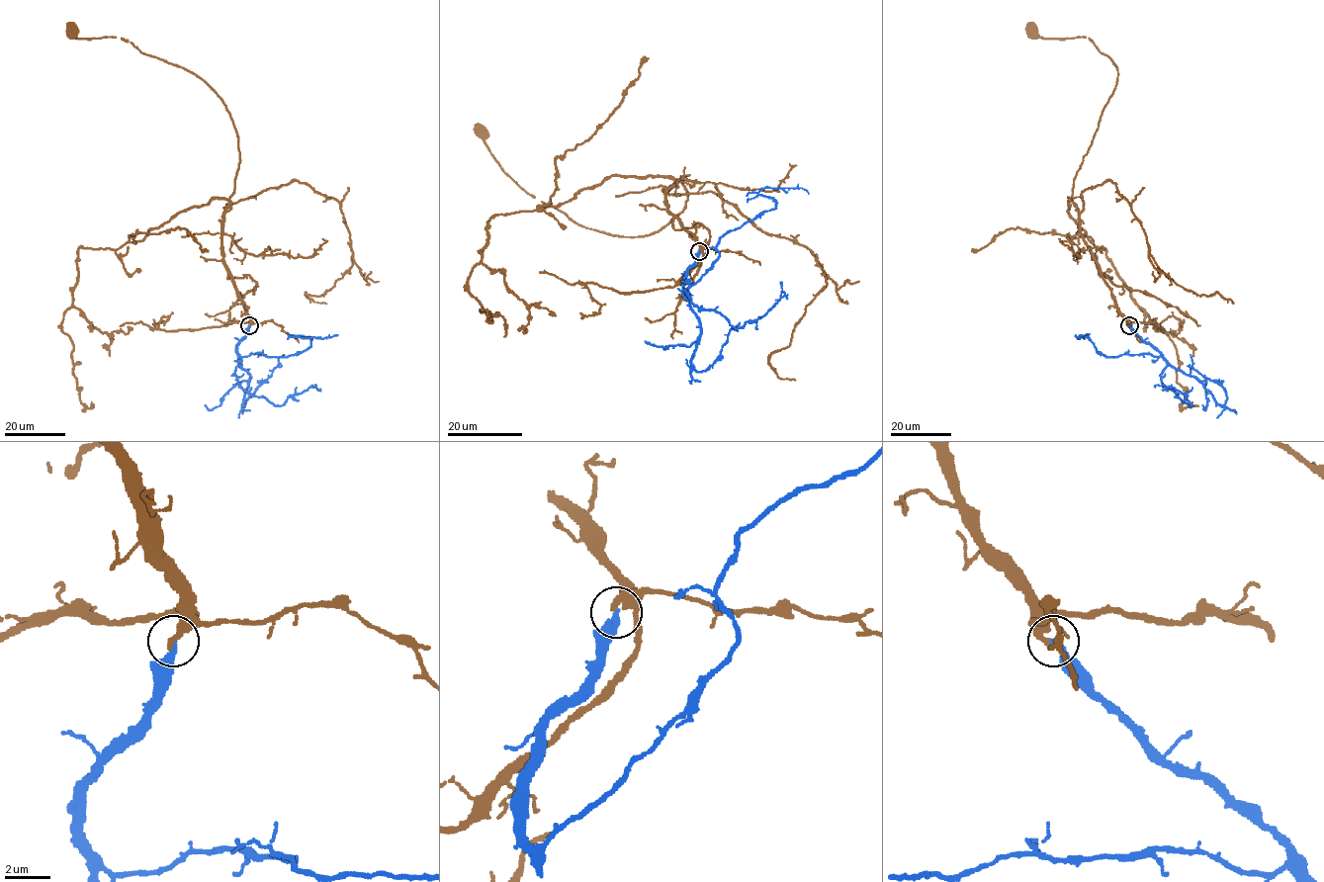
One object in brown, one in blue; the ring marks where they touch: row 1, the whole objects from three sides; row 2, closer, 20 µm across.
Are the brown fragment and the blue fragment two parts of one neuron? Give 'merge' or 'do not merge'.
merge

